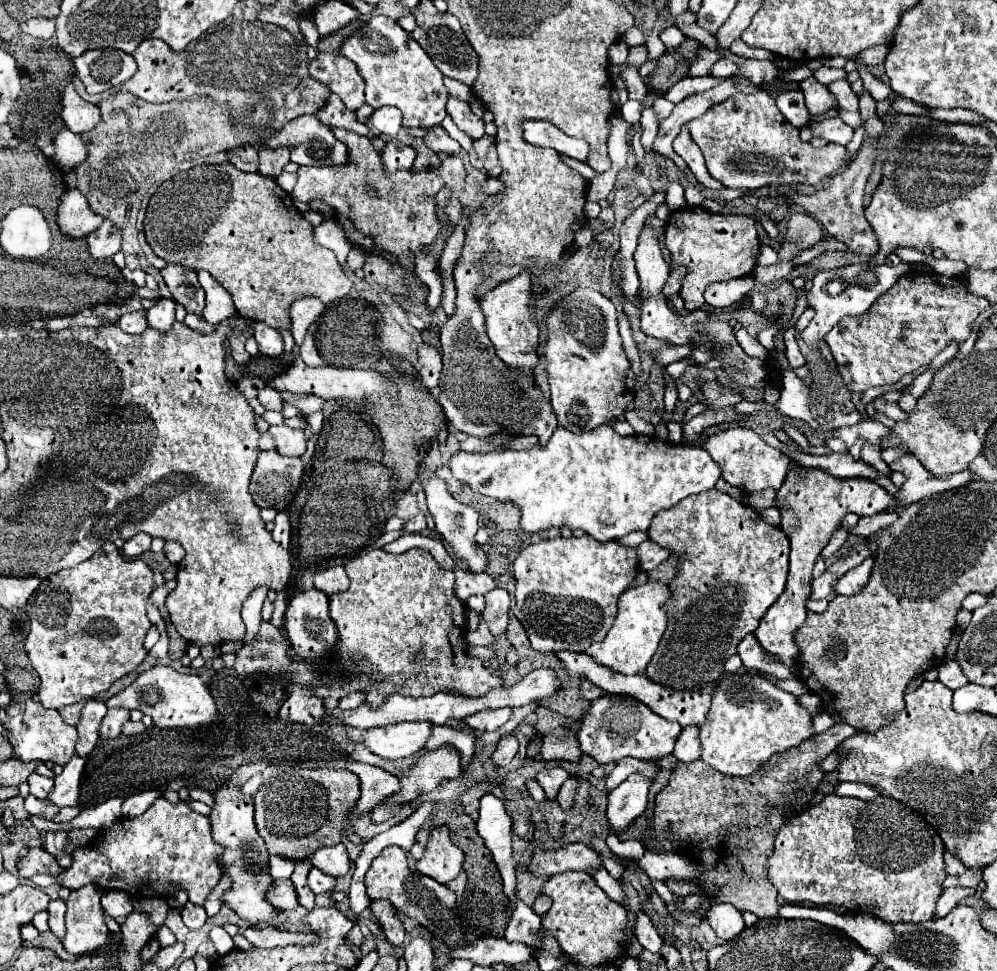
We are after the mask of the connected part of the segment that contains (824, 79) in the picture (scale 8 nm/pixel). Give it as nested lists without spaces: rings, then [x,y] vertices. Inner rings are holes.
[[[821,66],[813,72],[813,76],[822,84],[827,85],[836,80],[844,80],[847,72],[844,69],[829,68]]]

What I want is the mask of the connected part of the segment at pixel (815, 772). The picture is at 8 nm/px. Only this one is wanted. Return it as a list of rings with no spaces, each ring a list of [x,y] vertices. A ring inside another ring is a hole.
[[[836,723],[828,731],[810,737],[802,741],[802,745],[788,749],[786,753],[776,753],[766,761],[762,767],[758,767],[758,777],[730,777],[724,773],[718,773],[710,769],[704,761],[692,761],[692,763],[676,763],[672,777],[668,785],[656,795],[656,813],[654,813],[654,827],[644,837],[644,841],[650,841],[646,845],[654,853],[684,853],[692,857],[700,865],[700,873],[696,879],[668,879],[666,885],[676,897],[688,897],[688,895],[704,895],[706,903],[694,911],[686,913],[678,909],[674,903],[666,903],[666,909],[670,917],[686,927],[696,927],[706,919],[706,913],[718,905],[718,903],[732,903],[738,911],[752,911],[758,915],[758,919],[772,919],[778,917],[778,891],[768,881],[768,857],[774,849],[774,839],[778,831],[788,823],[788,819],[796,817],[804,805],[808,805],[820,787],[824,779],[824,771],[820,769],[820,763],[834,751],[842,741],[852,737],[856,731],[846,723]]]

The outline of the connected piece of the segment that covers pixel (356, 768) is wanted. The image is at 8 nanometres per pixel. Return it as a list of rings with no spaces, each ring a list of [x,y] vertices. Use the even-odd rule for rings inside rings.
[[[346,759],[346,769],[348,771],[354,771],[360,781],[362,781],[362,793],[358,797],[358,801],[352,805],[350,813],[366,813],[370,811],[378,801],[382,801],[386,795],[392,795],[400,789],[398,785],[398,779],[380,769],[380,767],[374,767],[374,765],[368,765],[368,763],[360,763],[360,761],[354,761],[354,759]]]

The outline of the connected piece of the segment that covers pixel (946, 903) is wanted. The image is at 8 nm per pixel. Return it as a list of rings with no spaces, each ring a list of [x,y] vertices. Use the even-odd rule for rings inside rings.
[[[948,887],[948,889],[944,889],[944,893],[940,895],[940,899],[936,903],[936,915],[934,917],[936,919],[946,917],[958,905],[958,901],[968,897],[968,895],[974,895],[974,891],[960,889],[960,887]]]

